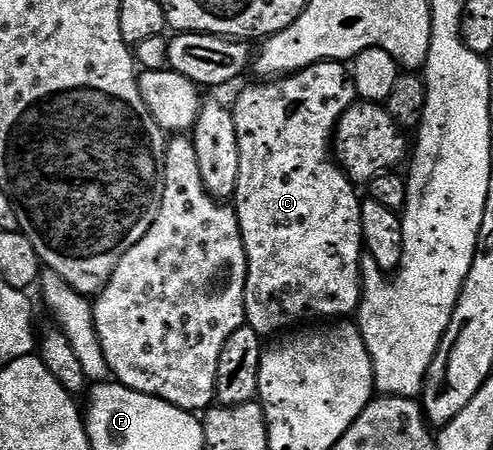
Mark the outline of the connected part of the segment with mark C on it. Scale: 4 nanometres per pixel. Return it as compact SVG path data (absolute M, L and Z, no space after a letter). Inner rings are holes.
M323 60L323 62L322 62L322 63L321 63L321 64L312 64L312 65L310 65L310 67L308 67L308 68L303 68L303 69L302 69L302 71L300 71L300 72L294 72L294 73L292 73L292 75L291 75L291 76L285 76L285 77L283 77L283 78L276 78L276 79L273 79L273 80L272 80L272 81L271 81L271 82L264 82L264 83L261 83L261 84L264 84L264 85L262 85L262 86L261 86L261 88L248 88L248 89L246 89L246 90L245 90L245 92L244 92L244 93L242 93L242 94L241 94L241 96L240 96L240 97L238 97L238 98L237 98L237 100L236 100L236 104L235 104L235 103L234 103L234 107L233 107L233 108L232 108L232 117L233 117L233 118L234 118L234 126L235 126L235 127L236 127L236 133L237 133L237 134L238 134L238 154L239 154L239 155L240 155L240 165L239 165L239 166L238 166L238 186L237 186L237 187L236 187L236 194L235 194L235 197L234 197L234 207L235 207L235 209L236 209L236 217L237 217L237 218L238 218L238 222L239 222L239 223L240 223L240 229L241 229L241 230L242 230L242 242L243 242L243 243L244 243L244 245L245 245L245 246L246 246L246 258L247 258L247 259L248 259L248 277L247 277L247 278L246 278L246 290L245 290L245 291L244 291L244 315L245 315L245 317L246 317L246 324L247 324L247 327L250 327L250 328L252 328L252 329L254 329L254 330L255 330L255 331L256 331L256 333L257 333L257 334L258 334L258 335L260 335L260 337L262 337L262 338L268 338L268 336L272 336L272 335L273 335L273 336L272 336L272 337L275 337L275 336L276 336L276 335L277 335L277 334L280 334L280 333L283 333L283 332L284 332L284 331L285 331L285 330L288 330L288 329L291 329L291 328L292 328L292 327L293 327L293 326L296 326L296 325L292 325L292 326L291 326L291 324L296 324L296 323L298 323L298 322L299 322L299 320L308 320L308 321L304 321L304 322L332 322L332 321L335 321L335 320L336 320L336 319L337 319L337 318L348 318L348 317L351 317L351 316L348 316L348 315L350 315L350 314L351 314L351 312L352 312L352 315L353 315L353 313L355 313L355 312L356 312L356 311L357 311L357 309L359 309L359 306L360 306L360 301L361 301L361 261L362 261L362 253L363 253L363 252L364 252L364 251L365 251L365 246L364 246L364 235L363 235L363 234L362 234L362 214L361 214L361 213L360 213L360 206L361 206L361 203L362 203L362 200L361 200L361 197L359 197L359 198L358 198L358 197L356 197L356 192L355 192L355 190L356 190L356 191L357 191L357 189L356 189L356 188L355 188L355 187L354 187L354 184L353 184L353 181L351 181L351 180L349 180L349 179L348 179L348 177L347 177L347 176L345 176L345 174L344 174L344 170L343 170L343 168L341 168L341 167L340 167L340 165L339 165L339 164L337 164L337 163L336 163L336 161L335 161L335 159L332 159L332 158L330 158L330 149L331 149L331 148L332 148L332 147L333 147L333 144L334 144L334 137L335 137L335 134L336 134L336 124L337 124L337 123L338 123L338 121L340 121L340 119L341 119L341 118L342 118L342 114L346 114L346 110L347 110L347 109L348 109L348 108L351 108L351 107L352 107L352 105L353 105L353 104L355 104L355 103L357 103L357 100L358 100L358 97L357 97L357 95L356 95L356 87L355 87L355 86L354 86L354 82L353 82L353 81L352 81L352 77L351 77L351 75L350 75L350 72L349 72L349 69L348 69L348 68L347 68L347 67L345 67L345 65L344 65L344 64L343 64L343 63L341 63L341 61L339 61L339 60Z

